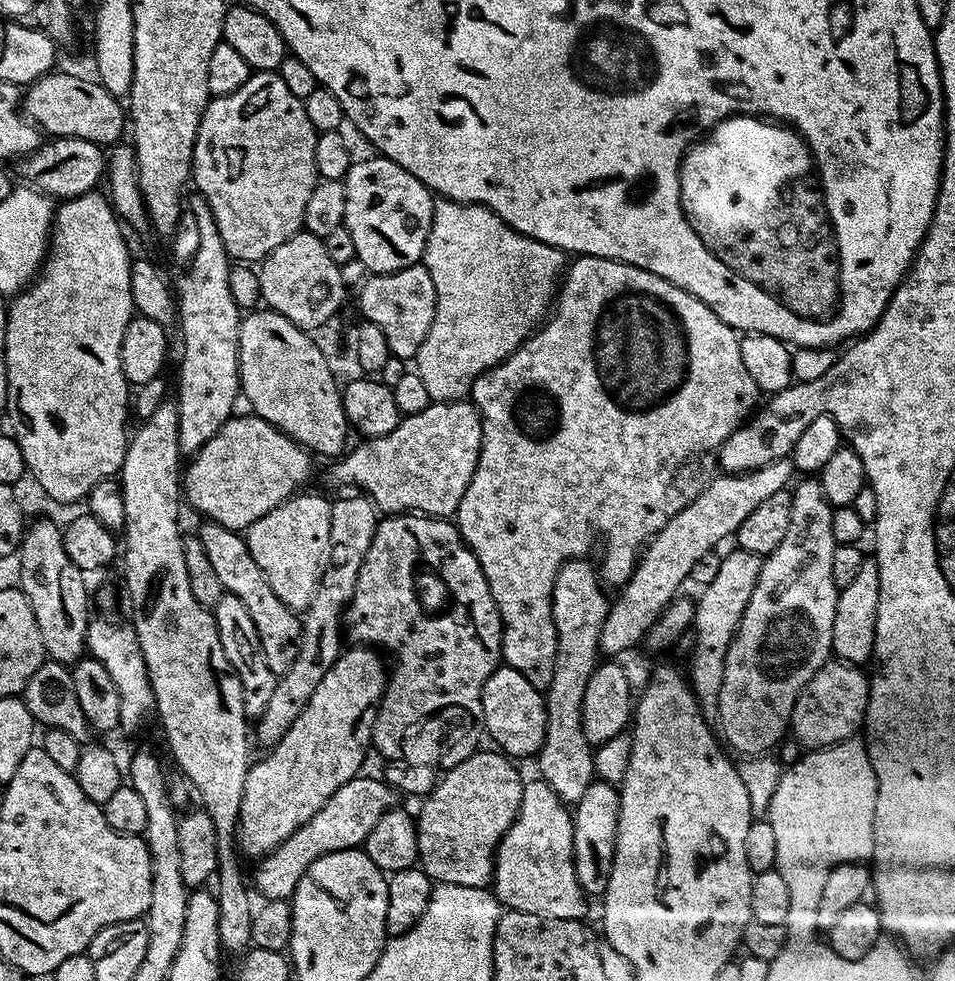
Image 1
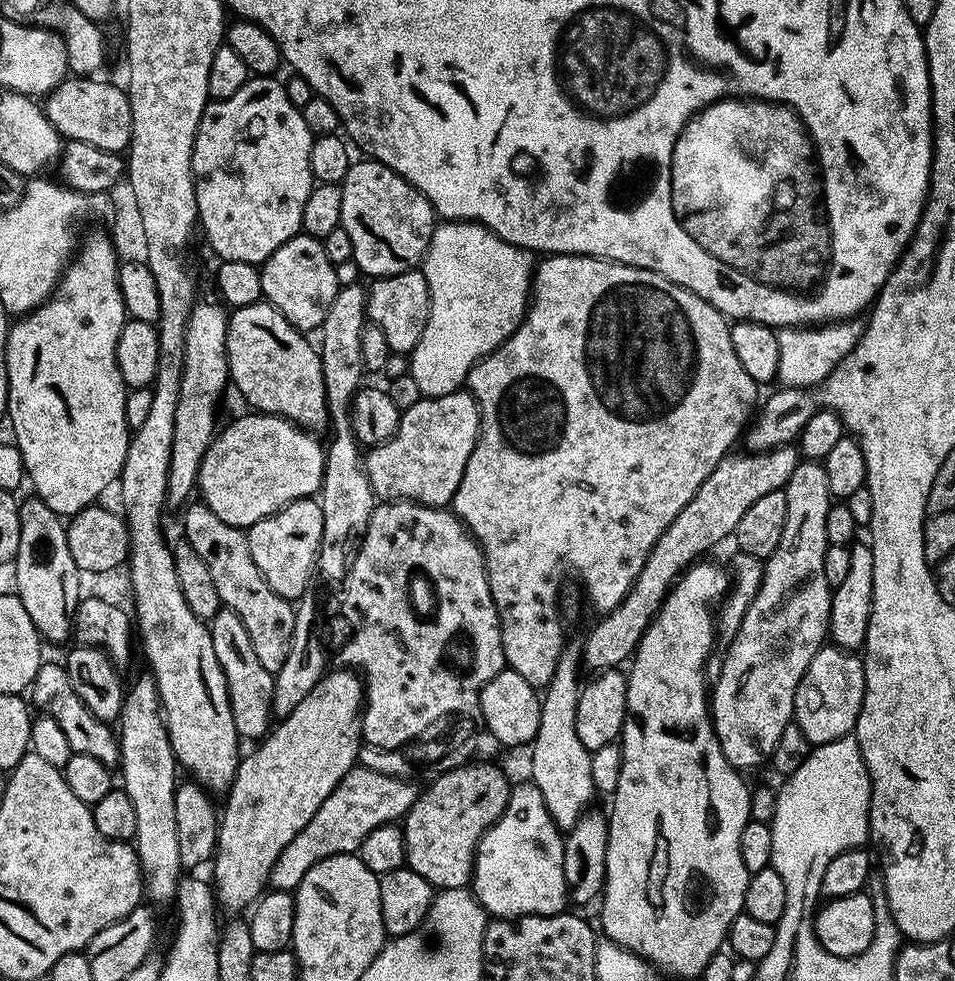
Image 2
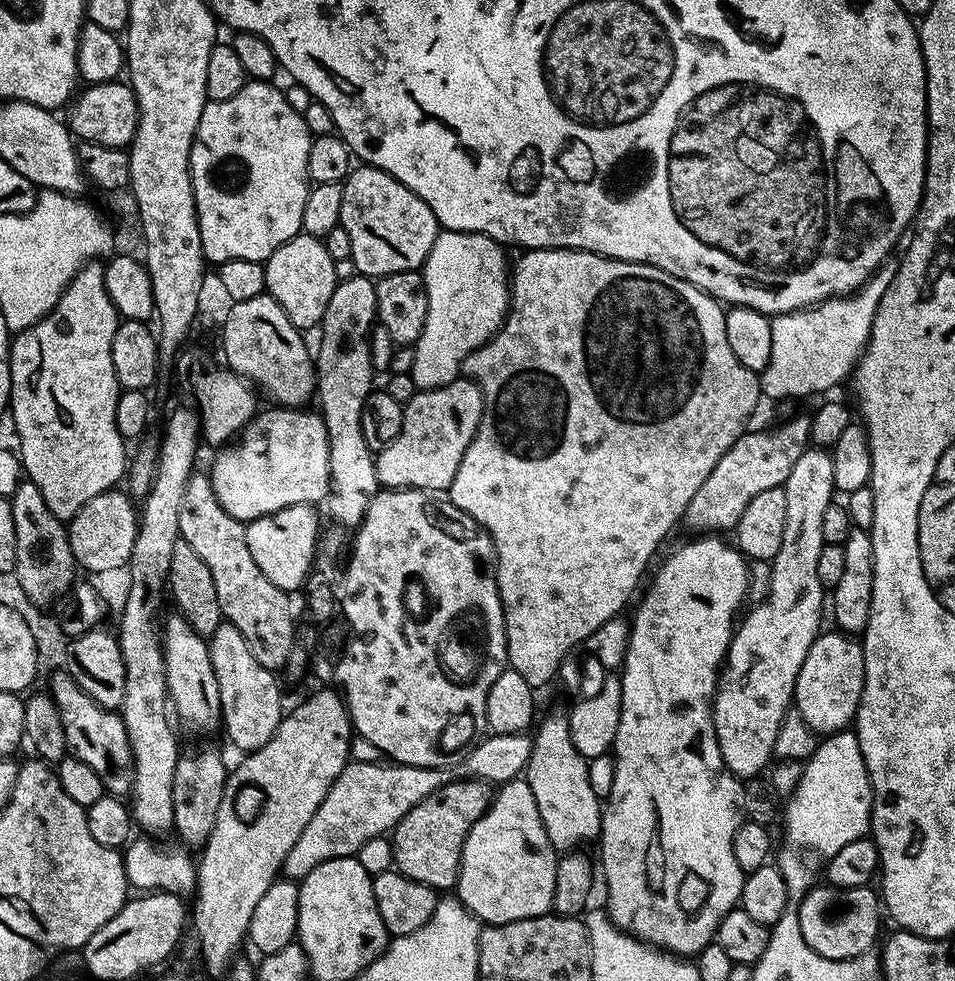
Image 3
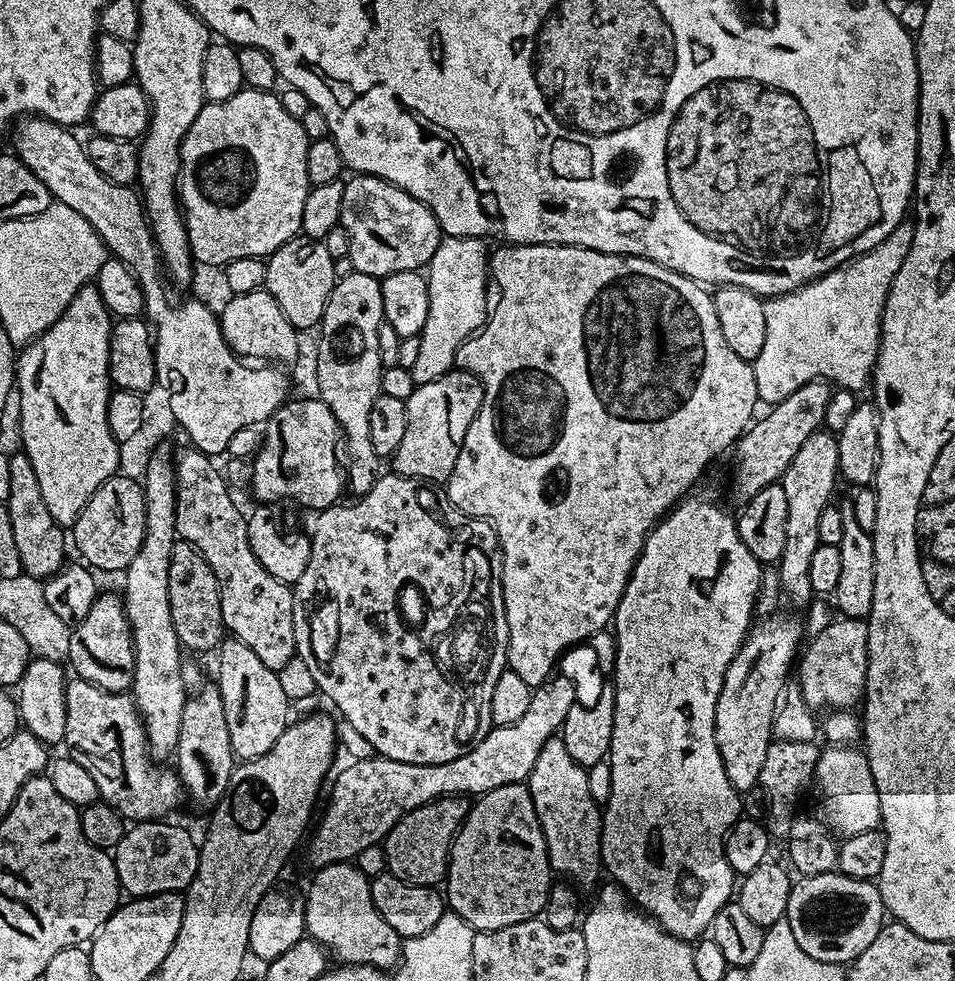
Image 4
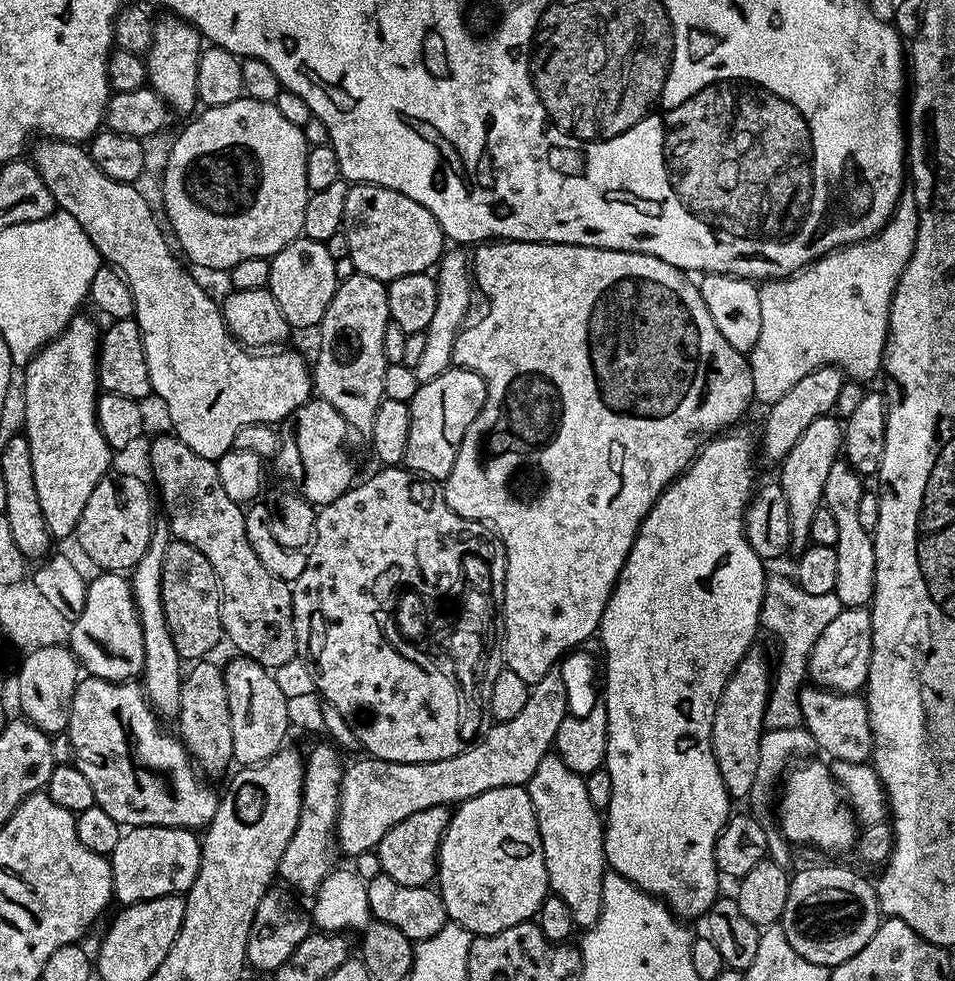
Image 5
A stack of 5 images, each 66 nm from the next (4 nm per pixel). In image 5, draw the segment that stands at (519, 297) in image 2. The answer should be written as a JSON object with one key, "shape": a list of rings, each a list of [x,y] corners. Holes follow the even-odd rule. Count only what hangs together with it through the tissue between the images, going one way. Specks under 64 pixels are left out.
{"shape":[[[445,251],[435,269],[436,285],[438,286],[438,310],[434,310],[434,318],[430,318],[430,326],[426,332],[426,350],[414,369],[417,381],[432,380],[447,372],[452,364],[452,347],[456,334],[465,323],[464,315],[468,312],[468,303],[474,296],[474,284],[470,279],[470,260],[460,252]]]}

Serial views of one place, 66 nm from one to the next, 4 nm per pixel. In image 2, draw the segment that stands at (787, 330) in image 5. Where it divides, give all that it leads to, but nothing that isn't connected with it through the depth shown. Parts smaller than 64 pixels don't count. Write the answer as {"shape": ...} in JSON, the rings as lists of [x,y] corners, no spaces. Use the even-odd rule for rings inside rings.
{"shape":[[[859,319],[829,322],[823,326],[801,326],[783,329],[778,335],[778,370],[776,380],[785,388],[815,389],[854,350],[860,340]]]}

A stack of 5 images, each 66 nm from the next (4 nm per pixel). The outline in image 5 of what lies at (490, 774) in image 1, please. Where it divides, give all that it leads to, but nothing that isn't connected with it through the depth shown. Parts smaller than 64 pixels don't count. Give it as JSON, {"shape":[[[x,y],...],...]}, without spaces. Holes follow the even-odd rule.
{"shape":[[[445,805],[430,806],[402,818],[398,826],[386,830],[382,842],[375,848],[383,875],[402,882],[402,886],[428,886],[436,879],[436,857],[440,851],[440,840],[448,829],[449,809]]]}

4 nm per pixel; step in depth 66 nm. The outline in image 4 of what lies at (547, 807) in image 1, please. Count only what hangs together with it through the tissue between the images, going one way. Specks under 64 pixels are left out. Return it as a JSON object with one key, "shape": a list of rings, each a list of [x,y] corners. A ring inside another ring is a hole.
{"shape":[[[527,783],[498,786],[494,790],[490,790],[479,797],[479,799],[469,807],[468,816],[461,822],[460,828],[456,831],[456,836],[452,839],[452,851],[448,854],[448,875],[446,877],[446,885],[448,884],[448,892],[446,891],[447,907],[451,909],[451,911],[457,912],[459,916],[477,932],[502,930],[502,926],[514,926],[514,922],[526,922],[527,920],[537,919],[544,911],[546,898],[548,897],[548,892],[552,888],[553,883],[554,873],[552,867],[548,864],[546,842],[544,841],[544,835],[540,829],[538,814],[534,810],[534,802],[528,793]]]}

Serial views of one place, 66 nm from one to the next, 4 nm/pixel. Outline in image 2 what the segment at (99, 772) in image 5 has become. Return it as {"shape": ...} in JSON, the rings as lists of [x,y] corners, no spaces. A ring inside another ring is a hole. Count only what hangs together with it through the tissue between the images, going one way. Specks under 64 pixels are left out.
{"shape":[[[41,664],[38,674],[32,679],[30,700],[35,707],[36,704],[40,707],[39,711],[43,715],[54,718],[54,722],[58,722],[58,726],[62,726],[73,752],[90,754],[90,758],[98,758],[109,766],[115,765],[119,761],[120,741],[117,733],[113,729],[111,732],[108,729],[111,727],[105,721],[94,718],[94,714],[90,714],[90,710],[86,710],[82,698],[78,698],[78,694],[74,694],[74,686],[70,682],[68,671],[64,669],[64,666]]]}

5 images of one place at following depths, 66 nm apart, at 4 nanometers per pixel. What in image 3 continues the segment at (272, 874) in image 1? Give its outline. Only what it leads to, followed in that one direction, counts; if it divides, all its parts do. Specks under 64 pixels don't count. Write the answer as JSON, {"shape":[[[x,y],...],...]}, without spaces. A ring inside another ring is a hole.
{"shape":[[[349,762],[330,786],[322,806],[314,810],[314,818],[306,822],[306,830],[298,834],[298,842],[294,842],[290,854],[286,854],[283,875],[291,881],[299,882],[306,878],[306,874],[310,874],[310,870],[314,870],[314,866],[322,866],[322,862],[330,862],[343,856],[355,856],[366,841],[391,833],[401,818],[410,814],[410,810],[414,810],[418,802],[422,802],[422,798],[434,794],[434,790],[447,784],[449,779],[449,773],[439,768],[415,768],[409,764],[395,762]]]}

